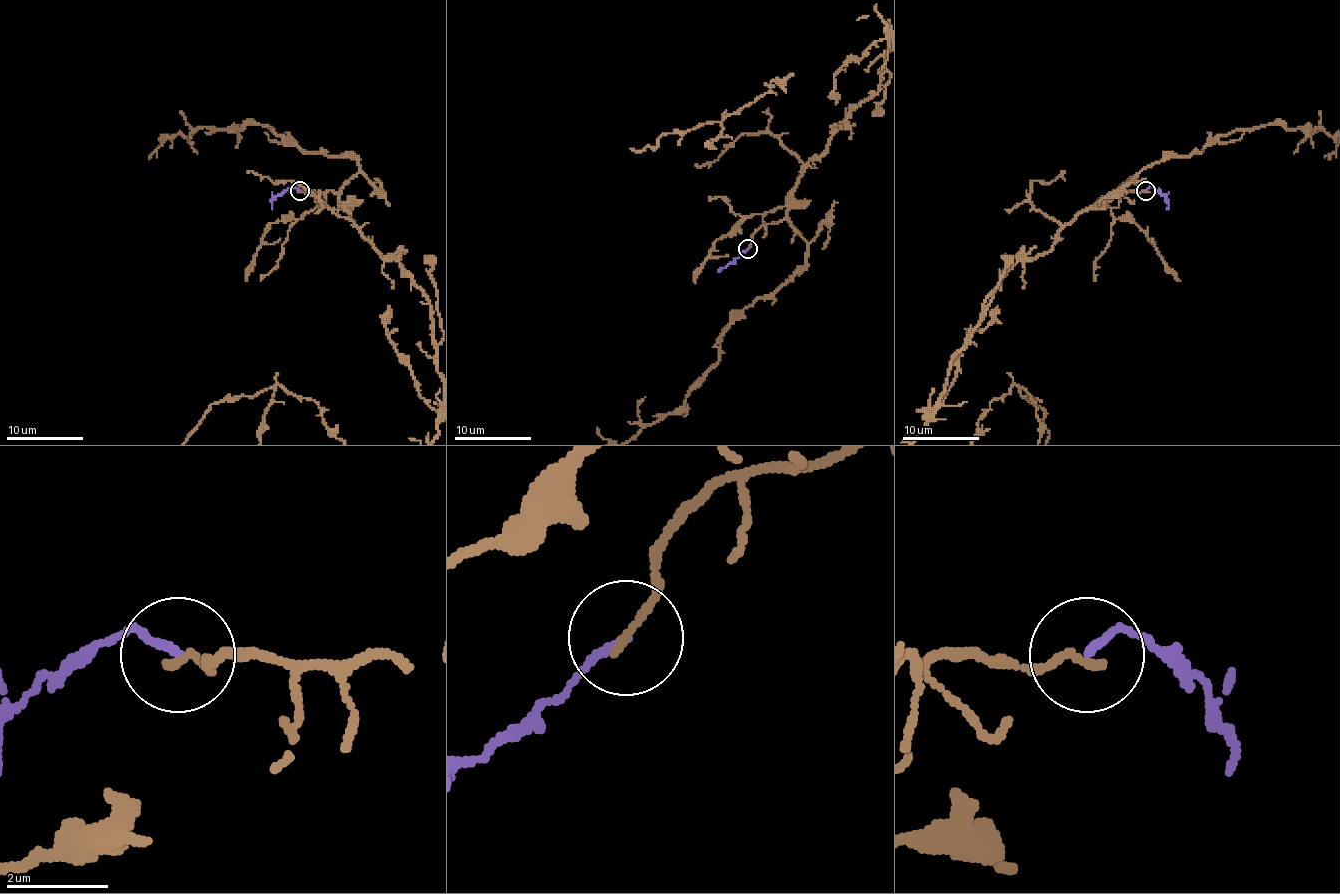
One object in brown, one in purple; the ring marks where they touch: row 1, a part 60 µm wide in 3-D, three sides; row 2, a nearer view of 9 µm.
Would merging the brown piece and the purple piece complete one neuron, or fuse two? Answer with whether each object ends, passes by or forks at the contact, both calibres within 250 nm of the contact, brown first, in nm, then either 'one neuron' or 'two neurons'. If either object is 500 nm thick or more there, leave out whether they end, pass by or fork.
brown ends there; purple ends there; 170 nm thick on the brown side, 130 nm on the other; two neurons

